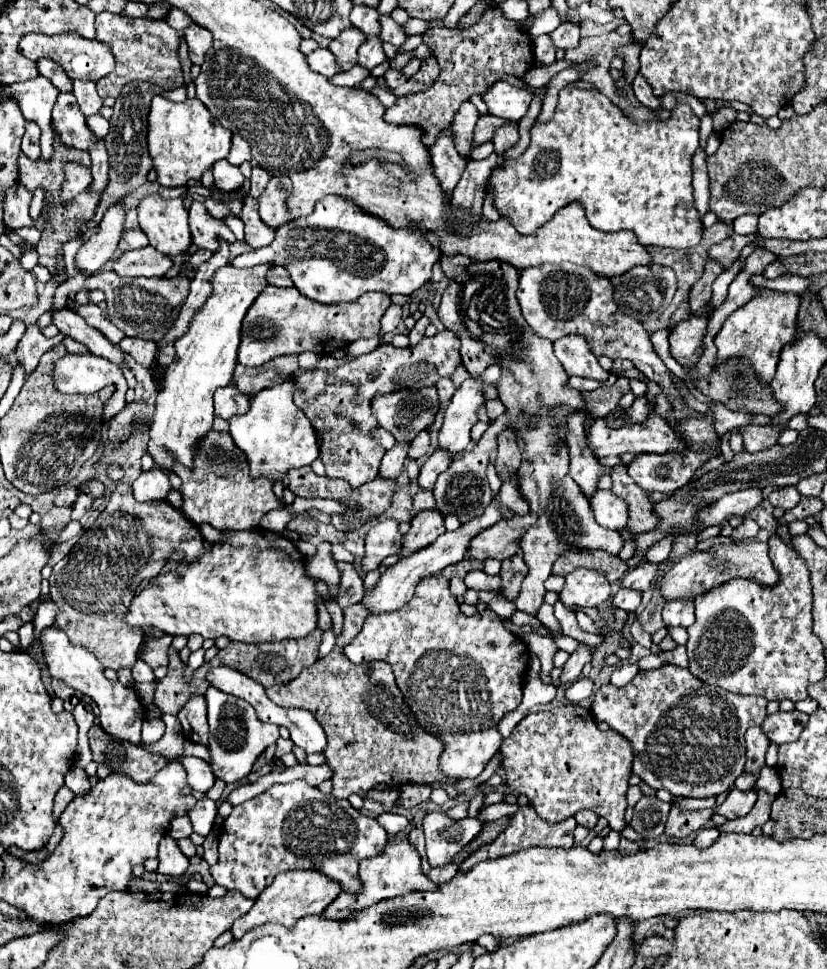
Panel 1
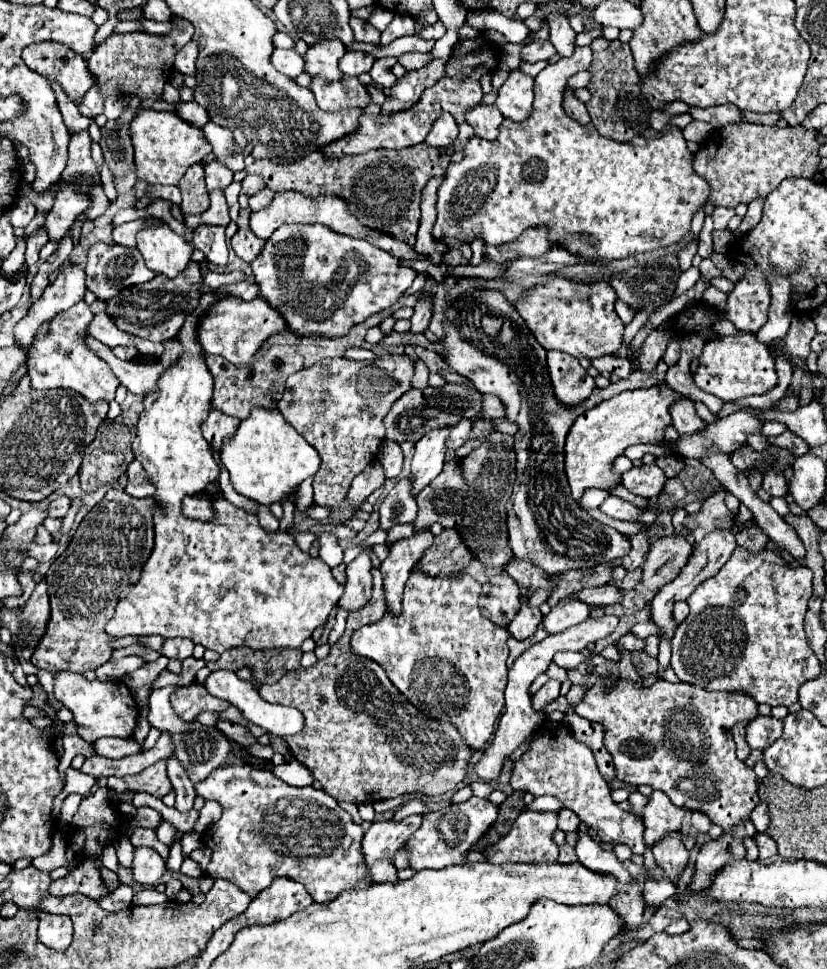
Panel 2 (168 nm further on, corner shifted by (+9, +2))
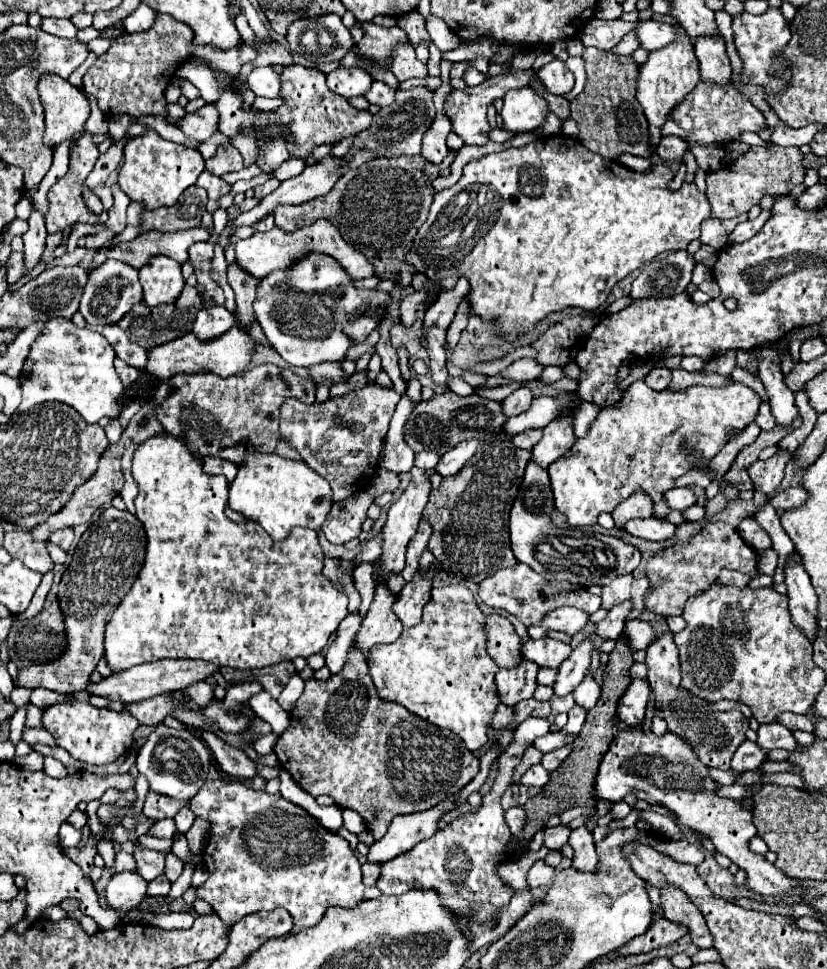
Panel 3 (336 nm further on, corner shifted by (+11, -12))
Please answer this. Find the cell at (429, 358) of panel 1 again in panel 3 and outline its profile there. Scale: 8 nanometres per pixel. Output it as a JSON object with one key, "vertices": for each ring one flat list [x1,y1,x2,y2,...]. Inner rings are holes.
{"vertices":[[378,384,364,386,344,398,312,406,290,398,282,406,280,430,284,440,300,452,304,462,328,480,334,492,334,502,340,502,360,490,366,490,372,482,384,436,398,400,400,394,380,388]]}

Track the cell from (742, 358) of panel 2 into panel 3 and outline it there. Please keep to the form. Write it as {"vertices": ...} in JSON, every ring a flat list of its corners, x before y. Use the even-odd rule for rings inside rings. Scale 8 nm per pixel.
{"vertices":[[636,380,626,392,616,408,604,408,590,424,584,438,578,438,570,452,562,460,548,468,550,486,554,494,554,506,566,516,566,522,574,528,596,524,602,512,612,512,620,502,624,502,634,492,644,492,652,498,654,518,666,518,672,510,668,508,664,494,676,488,674,480,686,474,698,458,704,462,712,460,734,432,742,432,750,422,754,422,760,408,760,398,756,392,744,384,732,382,724,388,704,388,690,386,686,390,664,390,656,392,648,388,642,380]]}

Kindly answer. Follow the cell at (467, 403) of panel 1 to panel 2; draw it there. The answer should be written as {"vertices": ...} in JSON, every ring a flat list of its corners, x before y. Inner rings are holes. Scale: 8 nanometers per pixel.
{"vertices":[[434,428,422,440,416,442,416,452,412,458,412,476,414,476,414,488,412,492,418,494,424,486,434,480,444,466,446,456,446,440,450,436,452,428]]}

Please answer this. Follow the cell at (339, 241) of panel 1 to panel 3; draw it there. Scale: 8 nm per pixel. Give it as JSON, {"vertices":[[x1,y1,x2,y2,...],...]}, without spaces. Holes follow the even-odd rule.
{"vertices":[[308,254,308,258,304,256,286,272,272,272,258,284,254,312,274,350,290,366,308,368,312,364,346,358,352,342,342,334,342,326,348,324,348,314,364,304,370,308,388,306,390,294,358,290,354,288,354,278,350,278,338,262,332,262,332,258,326,258,324,254]]}

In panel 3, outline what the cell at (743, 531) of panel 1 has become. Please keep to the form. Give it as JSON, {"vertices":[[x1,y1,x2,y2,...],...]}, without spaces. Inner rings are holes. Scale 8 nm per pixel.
{"vertices":[[672,632,662,634,646,650,646,666,648,666,648,682,654,692,654,706,662,710,662,718,668,724,668,730,672,730,672,734,682,736,692,746,692,750,696,748,698,754,696,758,700,758,704,766,728,770,736,748,746,740,744,732,748,730,748,720,744,718,744,714,740,710,720,712,712,708,712,702,694,698,694,694,682,694,680,660]]}

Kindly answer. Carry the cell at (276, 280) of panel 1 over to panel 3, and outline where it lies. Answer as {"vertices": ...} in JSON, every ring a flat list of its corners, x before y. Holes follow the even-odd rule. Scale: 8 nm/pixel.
{"vertices":[[212,306,212,308,202,308,198,314,198,320,192,326,192,334,200,342,210,342,224,332,228,332,232,326,236,326,236,316,228,312,224,306]]}

